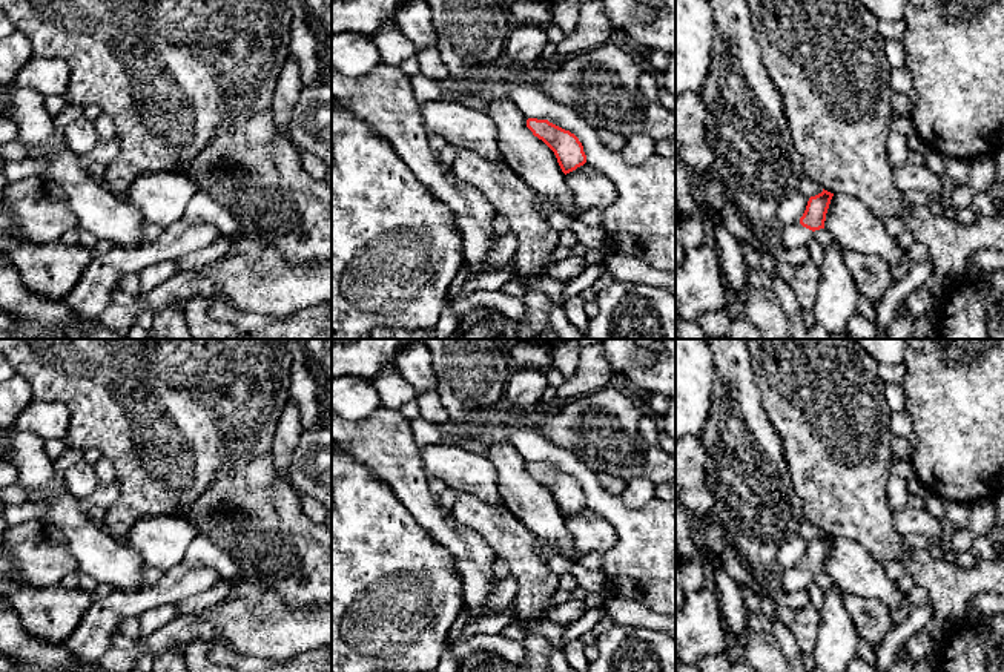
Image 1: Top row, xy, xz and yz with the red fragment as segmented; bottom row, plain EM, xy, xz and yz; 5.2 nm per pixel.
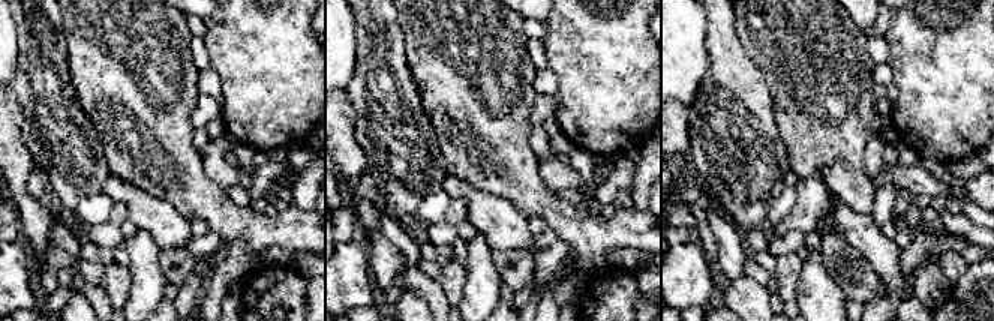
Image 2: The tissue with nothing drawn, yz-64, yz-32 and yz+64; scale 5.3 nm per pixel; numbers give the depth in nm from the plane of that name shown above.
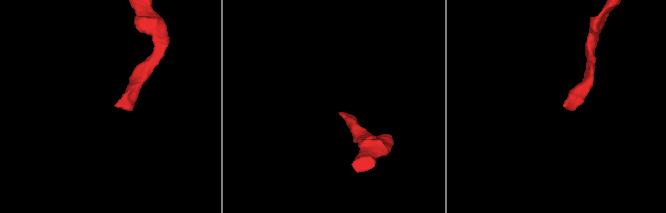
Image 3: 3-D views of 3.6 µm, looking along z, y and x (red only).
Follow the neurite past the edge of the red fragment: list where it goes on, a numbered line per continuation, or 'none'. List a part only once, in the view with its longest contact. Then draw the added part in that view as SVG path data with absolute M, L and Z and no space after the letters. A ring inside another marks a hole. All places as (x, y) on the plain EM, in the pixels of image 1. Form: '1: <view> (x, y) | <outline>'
1: yz (795, 579) | M800 566L786 569L781 578L783 591L786 592L806 591L812 583L812 578L814 575L803 571Z

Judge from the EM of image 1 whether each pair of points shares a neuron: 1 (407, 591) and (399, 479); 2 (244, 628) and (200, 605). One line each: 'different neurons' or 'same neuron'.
1: different neurons
2: different neurons

